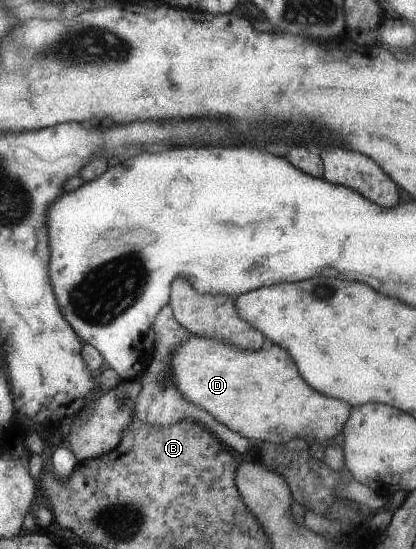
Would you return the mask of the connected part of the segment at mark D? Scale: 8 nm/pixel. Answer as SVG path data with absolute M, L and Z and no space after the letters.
M188 336L170 354L170 368L172 368L172 386L186 402L203 408L228 430L240 434L253 443L258 444L261 441L280 444L296 437L309 443L329 443L349 420L350 406L342 400L326 398L316 390L312 390L300 378L292 356L278 345L271 345L268 350L242 350L211 338Z

